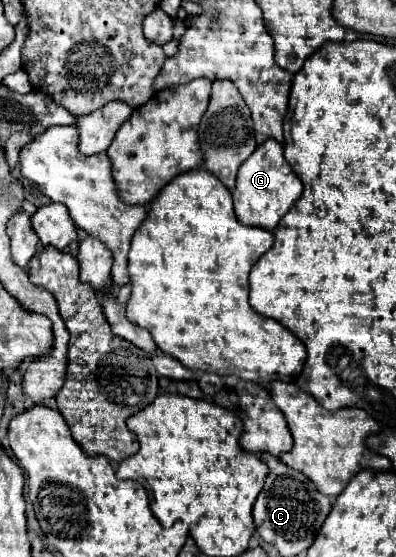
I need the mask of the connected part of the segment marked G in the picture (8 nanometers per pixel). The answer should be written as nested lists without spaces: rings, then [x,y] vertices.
[[[274,138],[260,144],[254,154],[240,166],[236,188],[232,192],[234,196],[234,210],[240,224],[256,226],[264,230],[274,230],[278,220],[296,204],[296,200],[302,196],[302,182],[292,172],[290,164],[284,160],[282,144]]]

